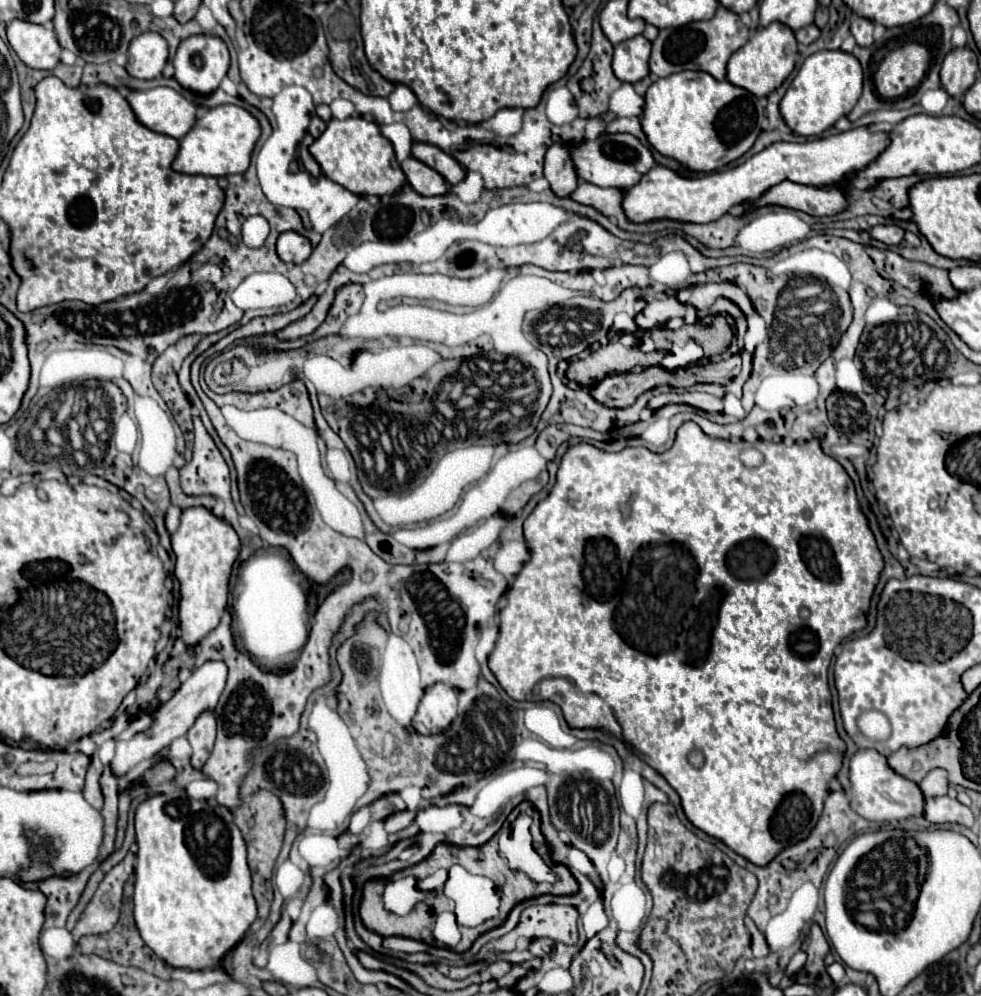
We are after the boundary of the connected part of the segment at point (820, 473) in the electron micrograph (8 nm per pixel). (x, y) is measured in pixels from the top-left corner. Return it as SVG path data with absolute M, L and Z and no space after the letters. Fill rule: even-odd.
M692 421L678 429L676 441L666 453L652 453L642 447L628 447L620 453L604 453L586 443L570 447L562 459L558 479L550 495L540 501L524 521L524 537L532 557L524 563L522 571L510 585L508 605L500 613L500 637L488 665L512 699L546 699L560 705L570 729L590 727L588 715L594 715L594 695L598 695L620 723L624 741L634 751L642 753L640 757L680 795L688 821L706 835L720 839L750 863L766 867L786 847L804 841L812 833L824 811L828 783L842 769L842 753L846 751L846 745L834 723L828 691L828 667L834 649L846 637L868 625L866 617L870 599L884 569L884 559L876 545L874 533L870 531L868 519L860 511L852 479L836 459L822 451L822 443L818 439L790 447L760 439L754 447L764 453L764 463L760 467L746 467L740 461L744 443L710 439ZM788 727L792 727L792 735L788 735ZM694 749L702 751L706 757L706 763L698 769L688 761L688 755ZM822 751L838 755L814 757Z

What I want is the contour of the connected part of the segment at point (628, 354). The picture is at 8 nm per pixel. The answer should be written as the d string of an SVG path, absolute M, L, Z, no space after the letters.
M612 341L592 355L580 357L576 361L572 359L566 371L566 377L582 387L594 387L606 375L628 373L628 371L634 371L636 367L648 369L652 365L660 365L660 361L662 361L662 355L658 355L656 351L642 353L638 349L624 347L622 343Z

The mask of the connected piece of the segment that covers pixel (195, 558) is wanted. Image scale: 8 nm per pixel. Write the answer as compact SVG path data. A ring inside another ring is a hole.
M188 507L182 511L180 527L172 535L176 553L174 575L180 581L180 629L186 643L198 643L220 621L228 605L228 583L234 561L240 555L238 533L224 519L218 519L206 507Z

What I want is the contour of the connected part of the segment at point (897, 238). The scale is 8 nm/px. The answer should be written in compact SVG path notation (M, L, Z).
M876 225L870 229L870 235L884 245L898 245L904 239L904 231L896 225Z

